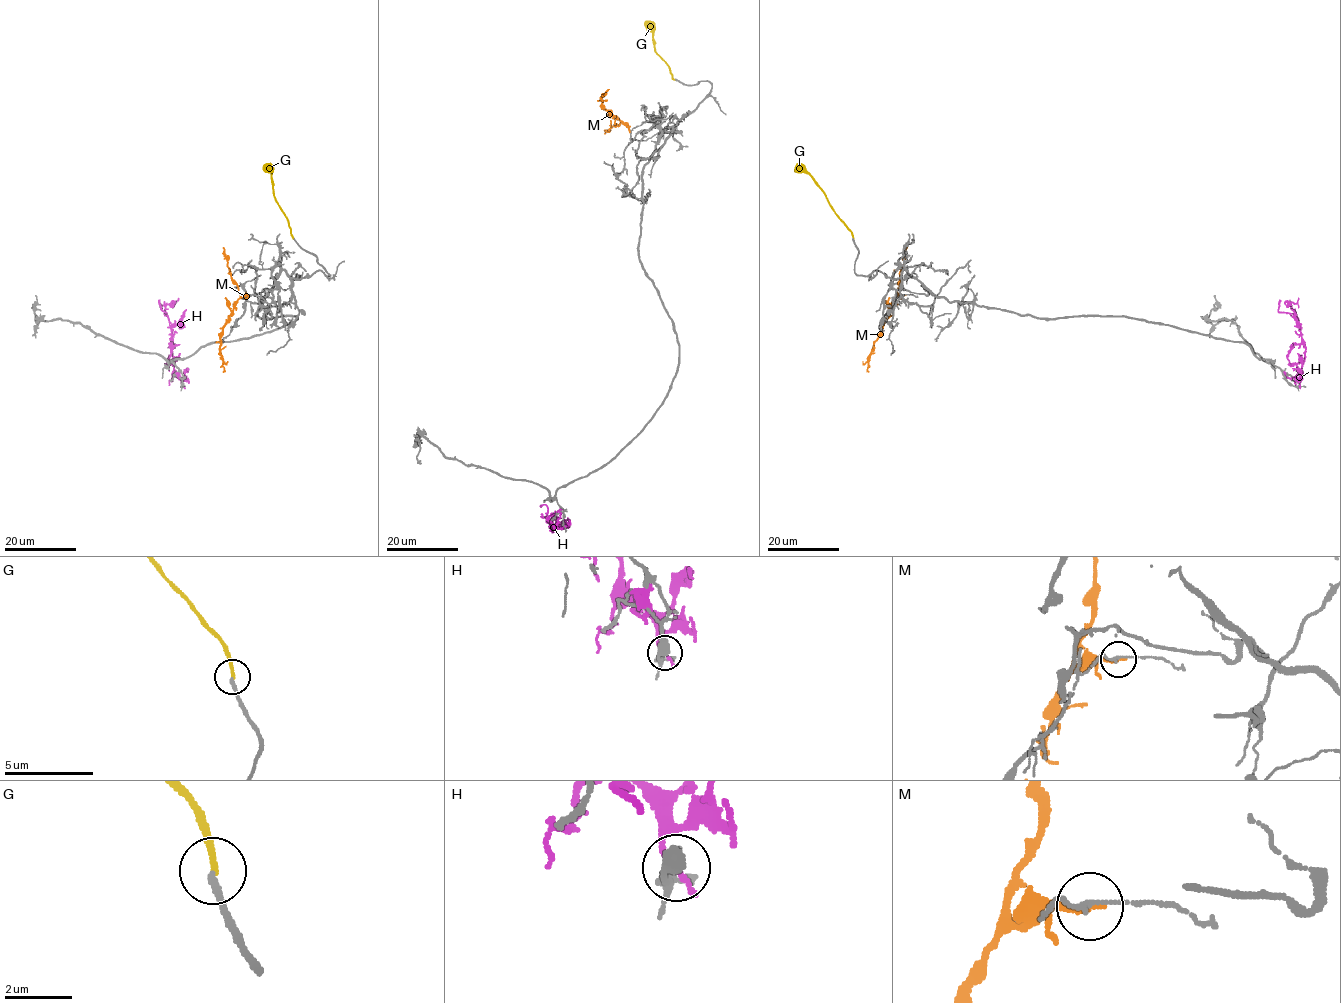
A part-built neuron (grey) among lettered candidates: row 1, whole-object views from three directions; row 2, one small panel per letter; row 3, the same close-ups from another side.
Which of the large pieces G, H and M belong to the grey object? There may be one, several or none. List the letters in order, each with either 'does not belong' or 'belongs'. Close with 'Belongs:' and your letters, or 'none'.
G: does not belong
H: does not belong
M: does not belong
Belongs: none

